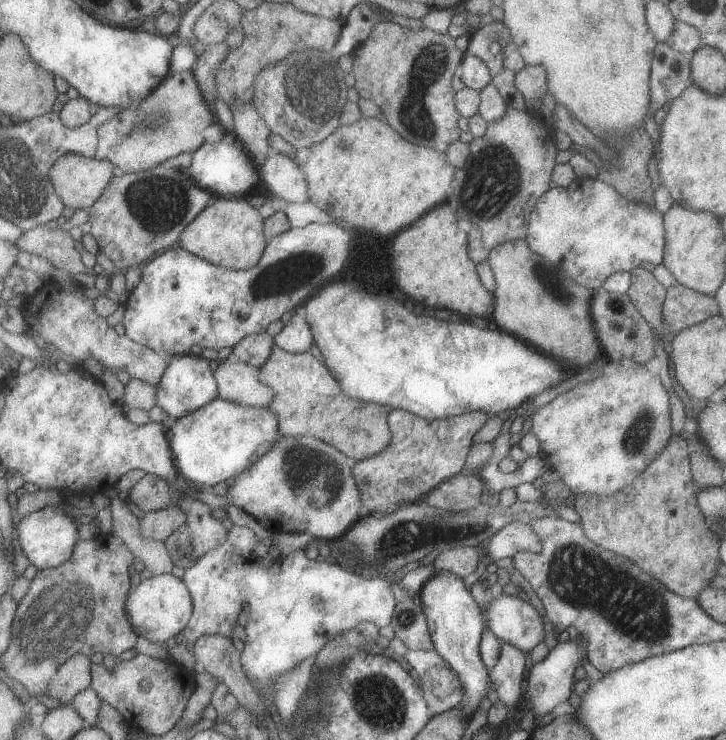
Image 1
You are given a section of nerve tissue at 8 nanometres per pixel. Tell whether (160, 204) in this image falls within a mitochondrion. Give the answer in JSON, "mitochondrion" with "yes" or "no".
{"mitochondrion":"yes"}

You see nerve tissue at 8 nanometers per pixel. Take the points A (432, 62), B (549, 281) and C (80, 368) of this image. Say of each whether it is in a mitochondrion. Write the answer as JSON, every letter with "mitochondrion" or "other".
{"A":"mitochondrion","B":"mitochondrion","C":"other"}

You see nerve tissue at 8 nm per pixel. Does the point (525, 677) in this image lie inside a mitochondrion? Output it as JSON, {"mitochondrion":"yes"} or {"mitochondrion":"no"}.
{"mitochondrion":"no"}

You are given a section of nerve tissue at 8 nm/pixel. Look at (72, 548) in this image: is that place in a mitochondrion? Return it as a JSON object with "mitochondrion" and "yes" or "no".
{"mitochondrion":"no"}

